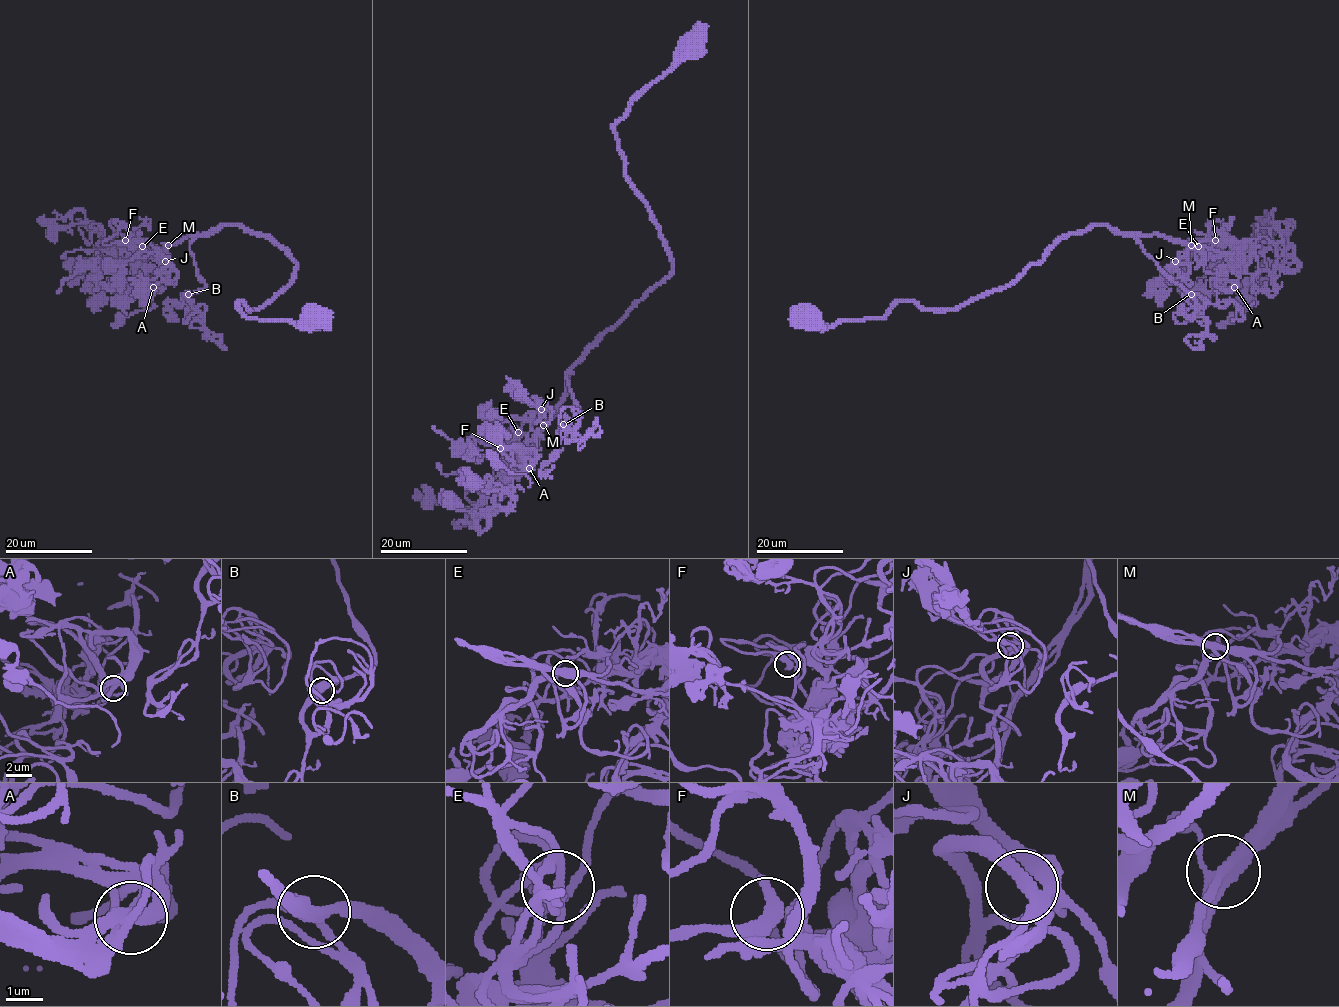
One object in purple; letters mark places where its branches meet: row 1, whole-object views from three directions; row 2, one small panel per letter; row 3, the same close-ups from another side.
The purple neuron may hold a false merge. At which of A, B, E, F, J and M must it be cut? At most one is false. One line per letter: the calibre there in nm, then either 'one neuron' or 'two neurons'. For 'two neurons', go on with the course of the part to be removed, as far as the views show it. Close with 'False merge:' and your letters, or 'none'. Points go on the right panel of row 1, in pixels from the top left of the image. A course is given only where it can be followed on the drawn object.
A: calibre 340 nm; one neuron
B: calibre 400 nm; one neuron
E: calibre 240 nm; one neuron
F: calibre 360 nm; one neuron
J: calibre 360 nm; one neuron
M: calibre 360 nm; one neuron
False merge: none

